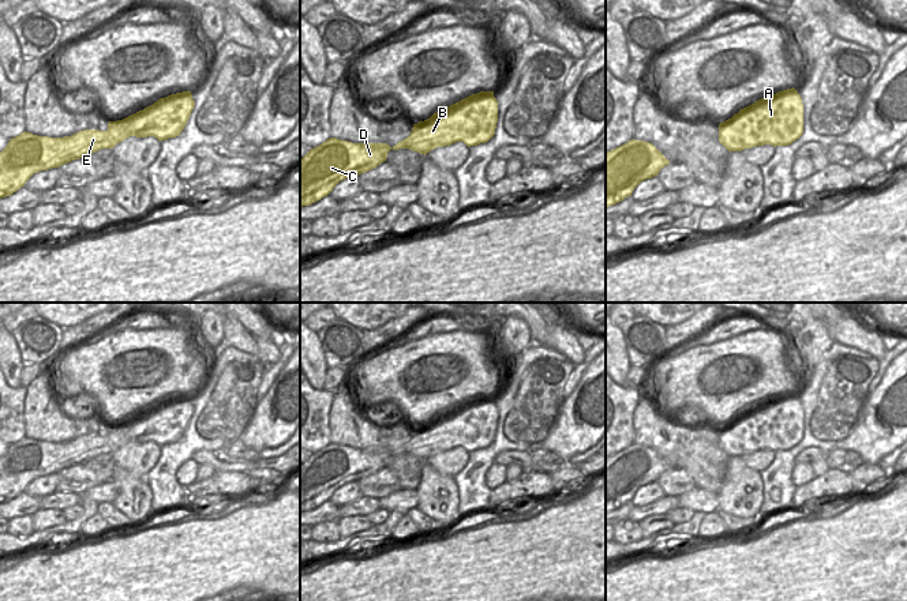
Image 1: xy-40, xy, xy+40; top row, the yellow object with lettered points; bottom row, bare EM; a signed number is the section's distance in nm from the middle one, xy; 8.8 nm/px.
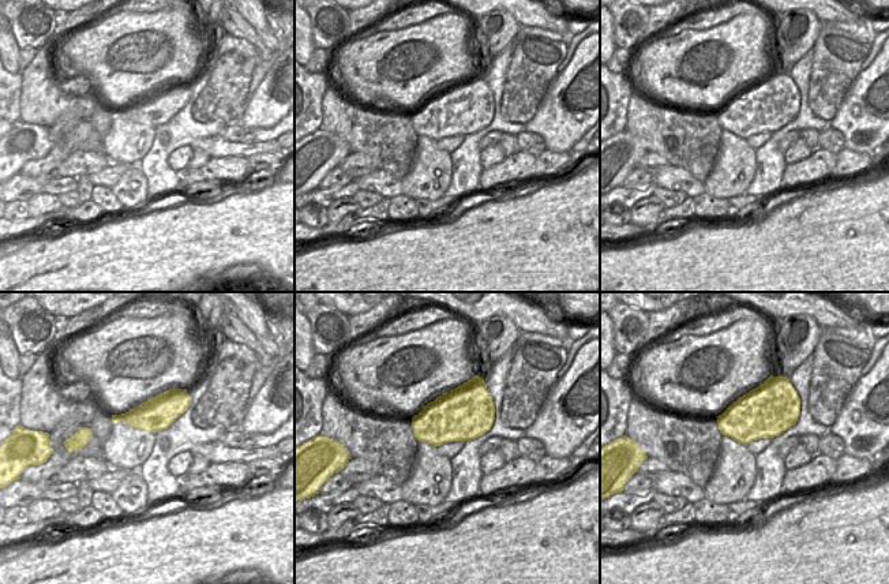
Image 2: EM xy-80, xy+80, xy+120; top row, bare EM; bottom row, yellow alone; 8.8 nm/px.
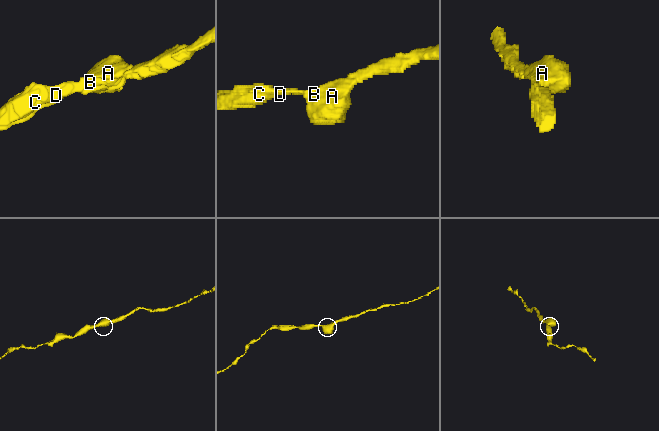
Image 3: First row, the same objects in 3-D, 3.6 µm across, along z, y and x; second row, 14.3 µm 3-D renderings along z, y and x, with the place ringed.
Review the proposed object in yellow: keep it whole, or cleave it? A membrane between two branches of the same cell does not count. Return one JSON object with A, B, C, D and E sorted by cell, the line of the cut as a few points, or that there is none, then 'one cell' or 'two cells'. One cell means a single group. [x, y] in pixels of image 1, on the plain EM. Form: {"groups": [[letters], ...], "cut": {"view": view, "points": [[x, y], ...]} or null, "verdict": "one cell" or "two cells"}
{"groups": [["A", "B", "C", "D", "E"]], "cut": null, "verdict": "one cell"}

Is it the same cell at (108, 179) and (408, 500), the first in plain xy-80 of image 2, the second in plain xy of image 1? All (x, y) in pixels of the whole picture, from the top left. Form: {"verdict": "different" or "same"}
{"verdict": "same"}

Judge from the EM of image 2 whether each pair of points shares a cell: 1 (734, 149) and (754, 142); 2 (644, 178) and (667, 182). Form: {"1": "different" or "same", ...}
{"1": "different", "2": "different"}

